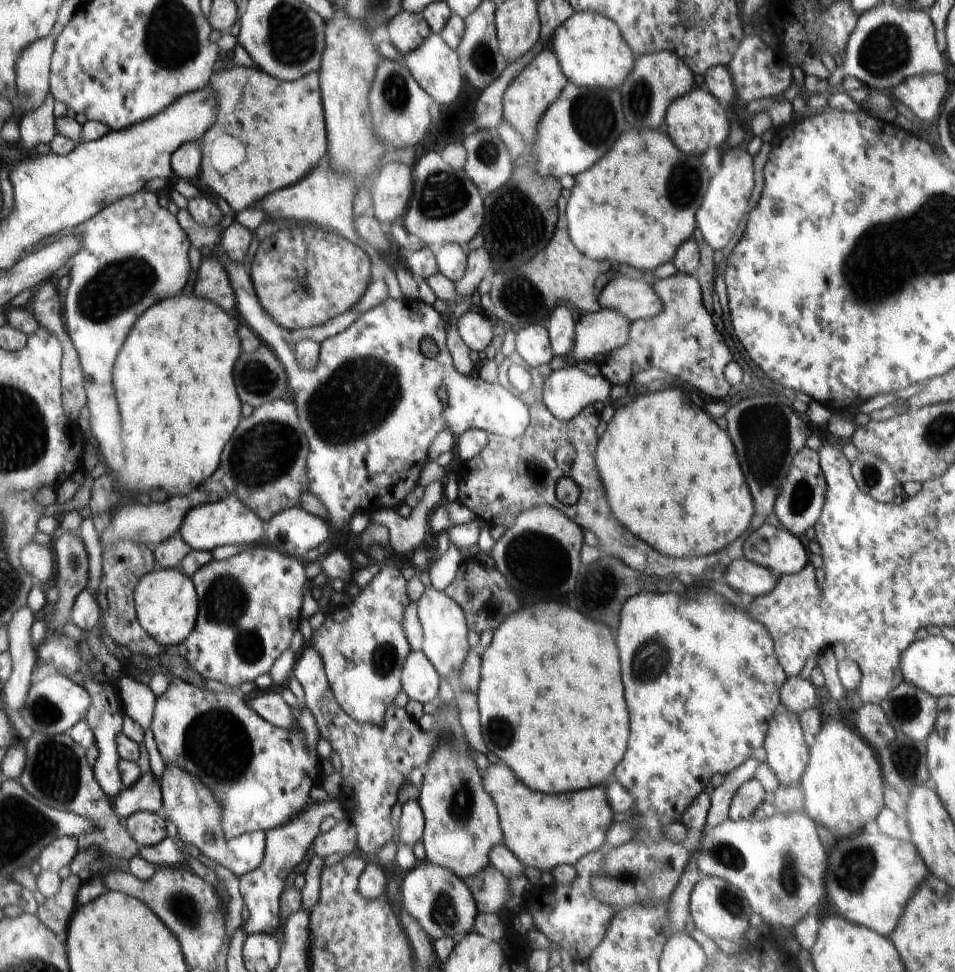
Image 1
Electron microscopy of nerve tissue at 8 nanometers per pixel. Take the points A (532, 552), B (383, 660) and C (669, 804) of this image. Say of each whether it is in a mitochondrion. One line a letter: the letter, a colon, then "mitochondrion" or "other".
A: mitochondrion
B: mitochondrion
C: other

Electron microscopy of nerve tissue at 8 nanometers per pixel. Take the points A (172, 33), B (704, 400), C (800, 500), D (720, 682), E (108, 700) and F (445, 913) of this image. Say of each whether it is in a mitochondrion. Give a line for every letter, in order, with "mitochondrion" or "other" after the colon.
A: mitochondrion
B: other
C: mitochondrion
D: other
E: other
F: mitochondrion

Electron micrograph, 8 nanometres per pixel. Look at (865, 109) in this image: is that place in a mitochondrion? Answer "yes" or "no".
no

